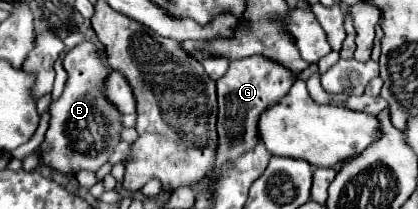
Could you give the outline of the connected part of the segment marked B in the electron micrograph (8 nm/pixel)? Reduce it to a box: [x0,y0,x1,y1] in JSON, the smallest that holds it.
[37,41,121,175]

